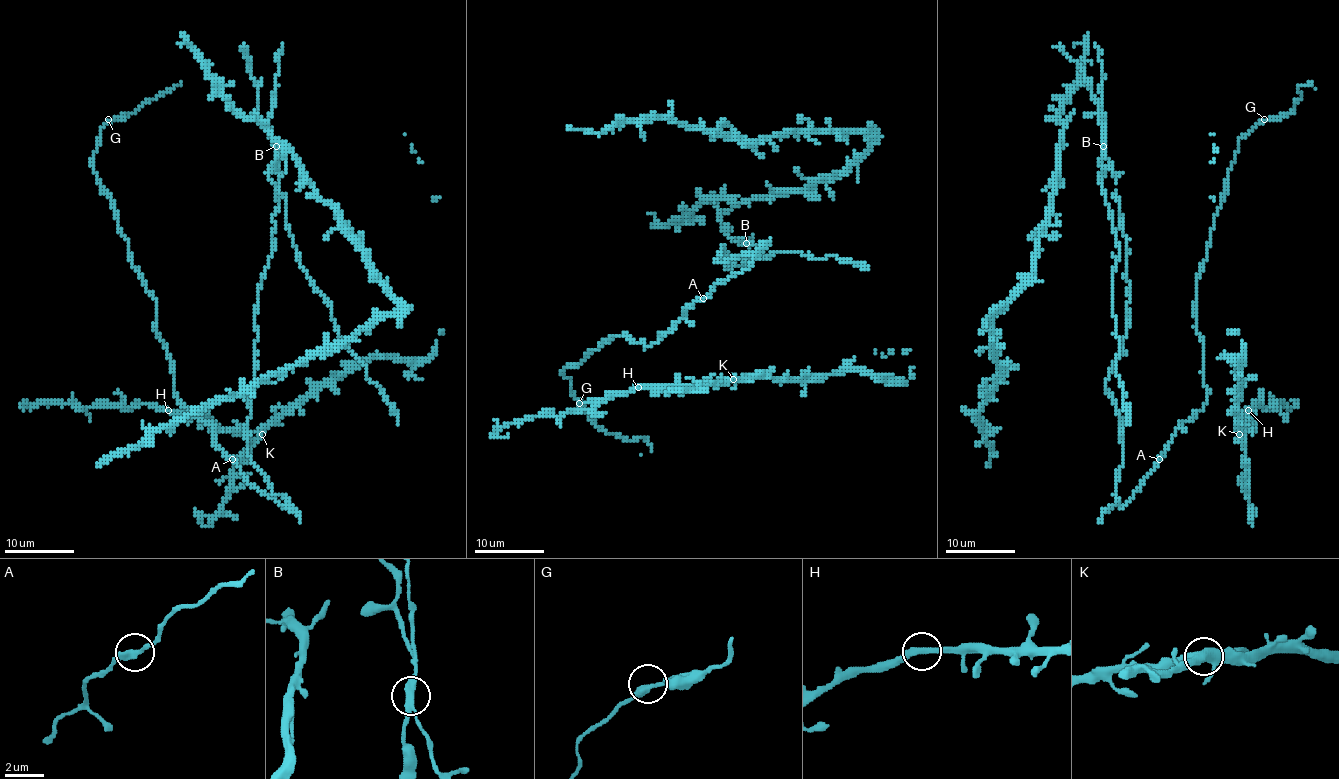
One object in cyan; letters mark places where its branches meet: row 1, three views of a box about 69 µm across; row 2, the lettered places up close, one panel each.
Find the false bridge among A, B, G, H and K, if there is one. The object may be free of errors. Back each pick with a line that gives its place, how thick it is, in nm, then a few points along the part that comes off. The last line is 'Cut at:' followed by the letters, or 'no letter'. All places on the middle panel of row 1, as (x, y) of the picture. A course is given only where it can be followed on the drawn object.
B: place (746, 243); calibre 300 nm; course (747, 242), (757, 246), (766, 258), (783, 253), (817, 260), (834, 254), (869, 268)
Cut at: B

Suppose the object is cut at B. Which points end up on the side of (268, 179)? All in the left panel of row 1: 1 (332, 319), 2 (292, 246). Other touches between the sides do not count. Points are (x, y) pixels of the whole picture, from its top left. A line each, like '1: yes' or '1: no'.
1: yes
2: yes

